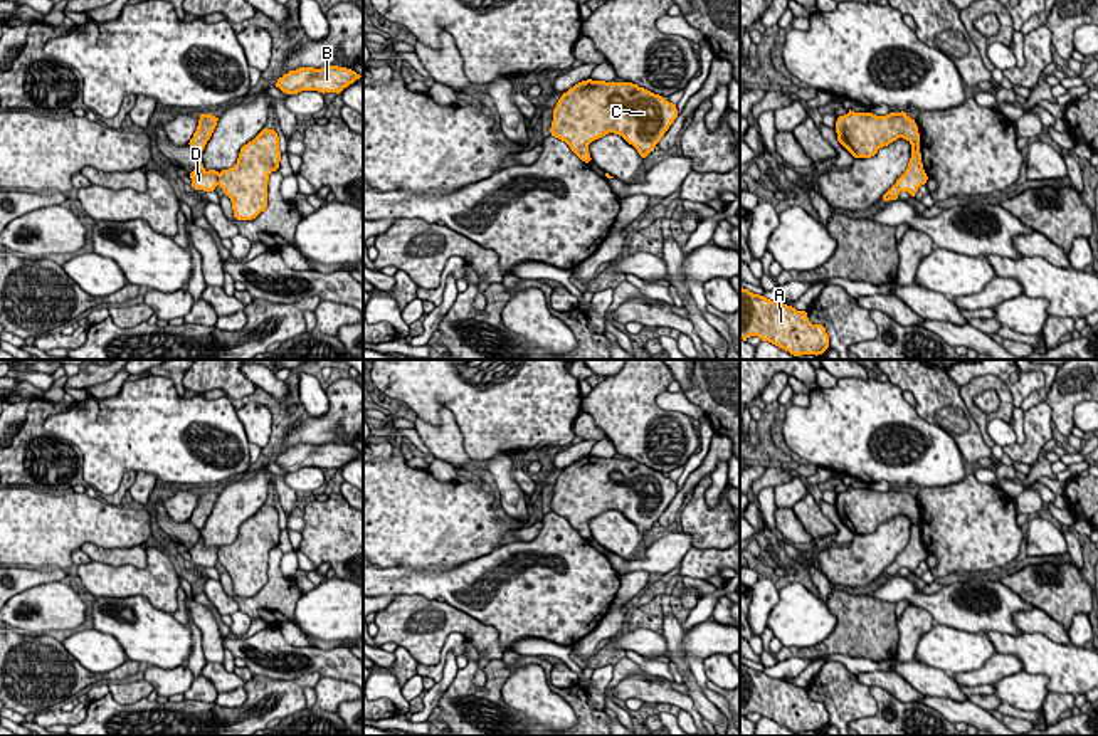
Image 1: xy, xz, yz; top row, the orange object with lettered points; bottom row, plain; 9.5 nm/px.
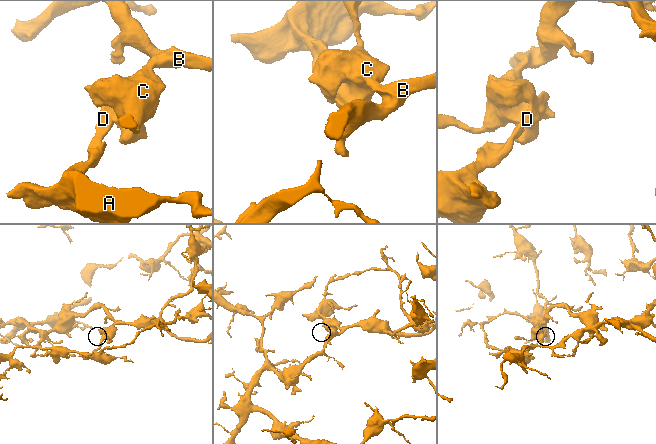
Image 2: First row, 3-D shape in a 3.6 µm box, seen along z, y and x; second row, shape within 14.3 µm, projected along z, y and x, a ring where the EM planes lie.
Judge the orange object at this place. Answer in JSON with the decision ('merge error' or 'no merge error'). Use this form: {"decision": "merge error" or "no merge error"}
{"decision": "no merge error"}

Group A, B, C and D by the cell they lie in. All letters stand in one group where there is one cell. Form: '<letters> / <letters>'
A B C D

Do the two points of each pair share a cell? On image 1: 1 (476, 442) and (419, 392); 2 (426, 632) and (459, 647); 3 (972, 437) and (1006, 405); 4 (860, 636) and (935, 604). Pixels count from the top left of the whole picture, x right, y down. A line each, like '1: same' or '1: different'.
1: same
2: different
3: different
4: different

